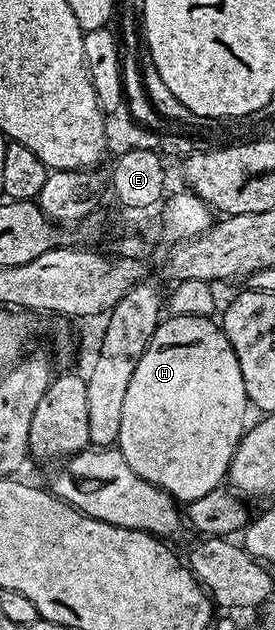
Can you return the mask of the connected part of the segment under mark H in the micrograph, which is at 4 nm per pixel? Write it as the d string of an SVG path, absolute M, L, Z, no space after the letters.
M168 315L161 320L159 327L154 331L152 341L146 347L146 351L138 359L134 367L134 376L130 378L130 387L126 387L126 403L122 407L122 431L118 431L118 448L120 453L130 463L130 471L142 479L146 479L151 485L158 486L168 493L177 502L187 503L210 491L221 488L225 484L228 476L228 468L234 459L234 451L238 443L244 437L248 409L250 402L246 395L246 383L242 383L242 367L238 367L238 359L234 355L234 347L226 339L223 328L219 324L212 322L211 316L195 317L194 315Z

